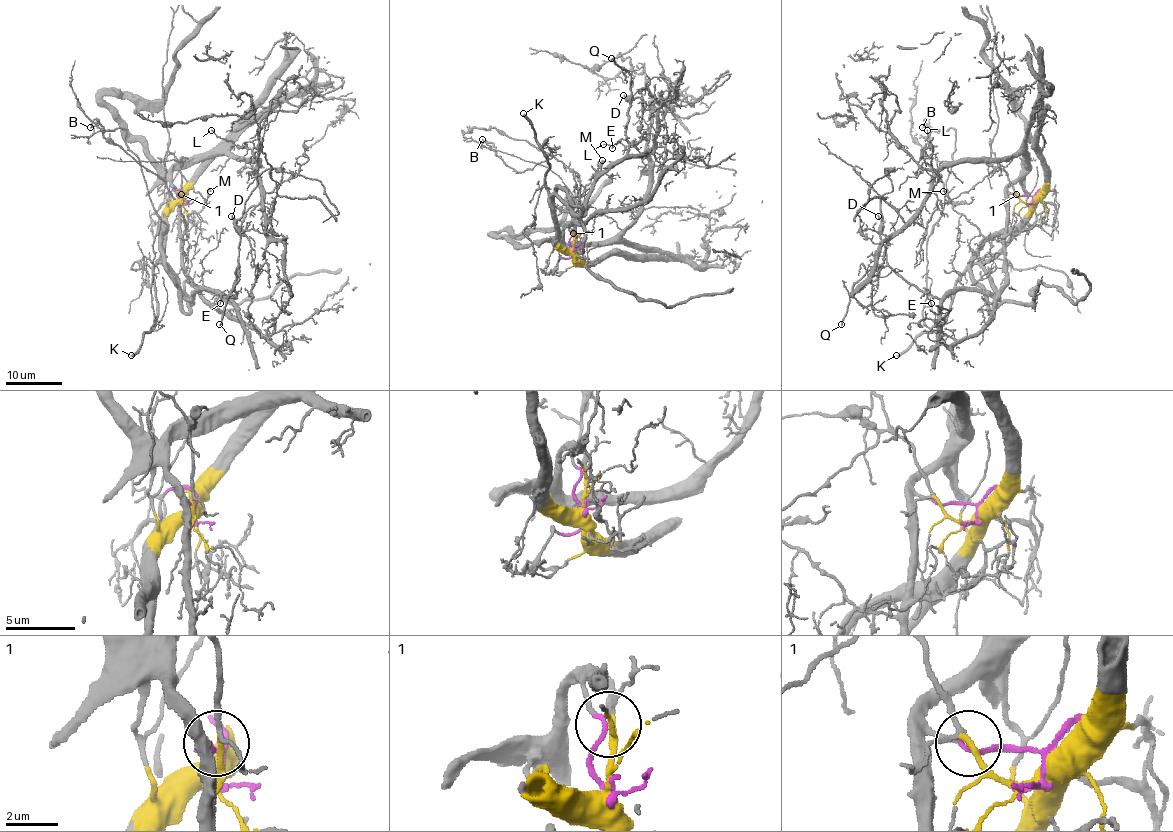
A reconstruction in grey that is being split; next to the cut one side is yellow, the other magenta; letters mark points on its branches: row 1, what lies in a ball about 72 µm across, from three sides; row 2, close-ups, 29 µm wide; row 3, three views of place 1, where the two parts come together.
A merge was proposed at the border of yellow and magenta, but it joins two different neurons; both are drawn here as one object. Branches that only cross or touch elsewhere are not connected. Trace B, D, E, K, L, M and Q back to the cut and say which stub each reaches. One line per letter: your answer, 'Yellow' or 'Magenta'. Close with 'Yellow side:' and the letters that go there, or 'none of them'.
B: Yellow
D: Yellow
E: Yellow
K: Yellow
L: Magenta
M: Yellow
Q: Yellow
Yellow side: B, D, E, K, M, Q

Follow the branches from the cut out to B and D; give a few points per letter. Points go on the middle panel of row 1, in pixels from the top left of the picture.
B: (574, 250), (559, 245), (545, 176), (546, 140), (550, 158), (518, 172), (482, 138)
D: (574, 250), (559, 245), (550, 197), (581, 214), (595, 182), (623, 158), (631, 98), (623, 95)

